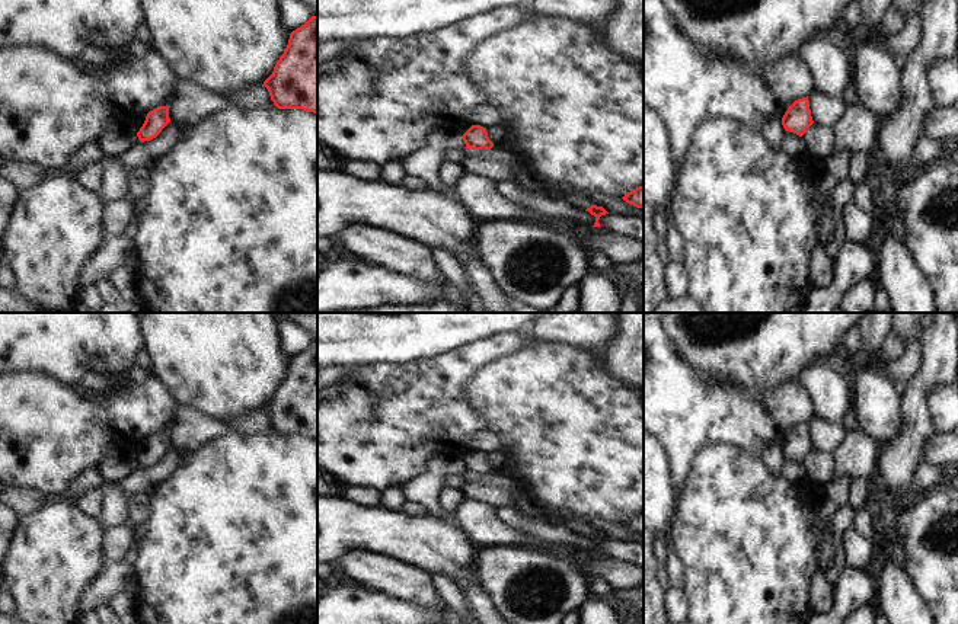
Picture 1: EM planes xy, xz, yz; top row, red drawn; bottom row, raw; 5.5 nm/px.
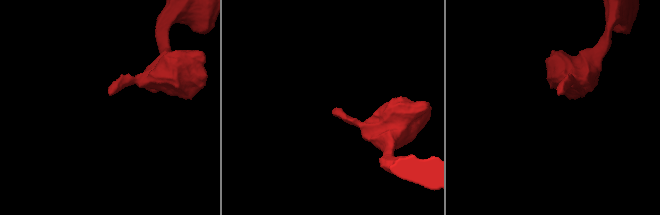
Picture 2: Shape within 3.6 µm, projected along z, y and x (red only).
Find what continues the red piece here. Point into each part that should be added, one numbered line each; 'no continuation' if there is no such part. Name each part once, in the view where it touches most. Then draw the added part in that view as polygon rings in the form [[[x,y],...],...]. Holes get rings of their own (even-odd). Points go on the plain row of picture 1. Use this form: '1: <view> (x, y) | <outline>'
no continuation

